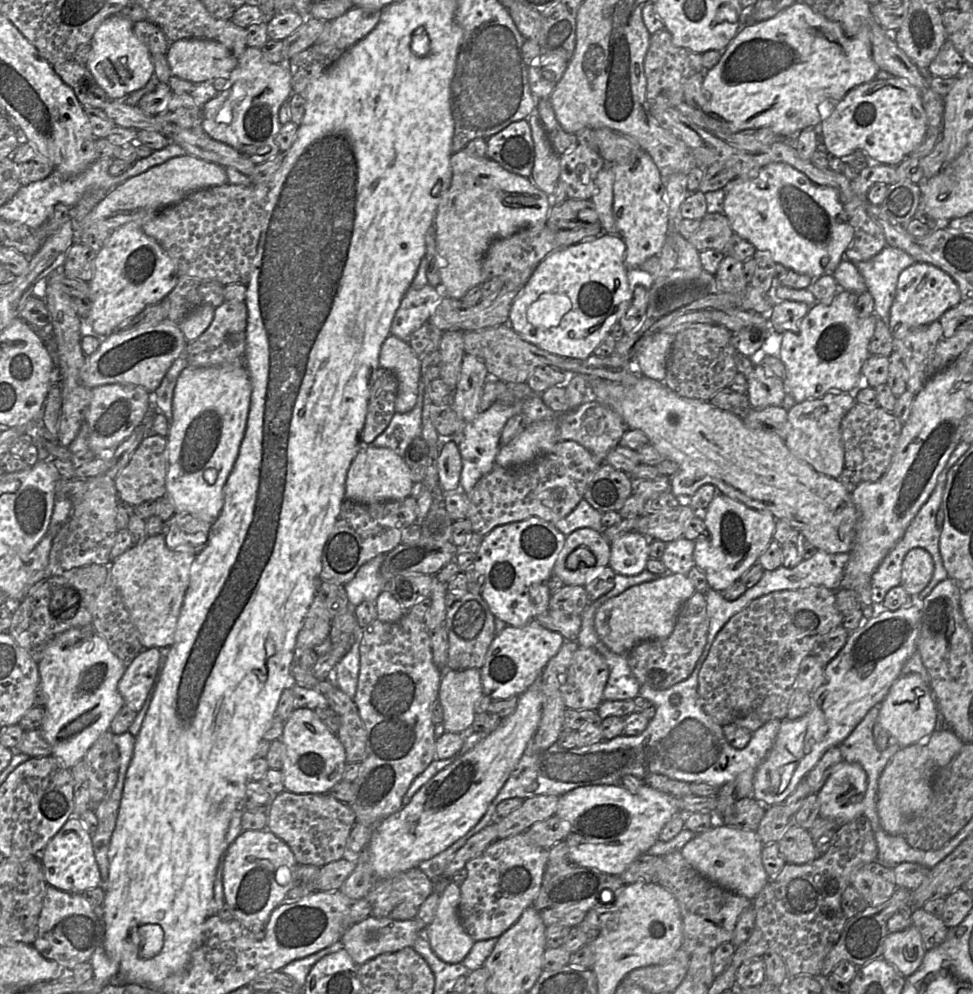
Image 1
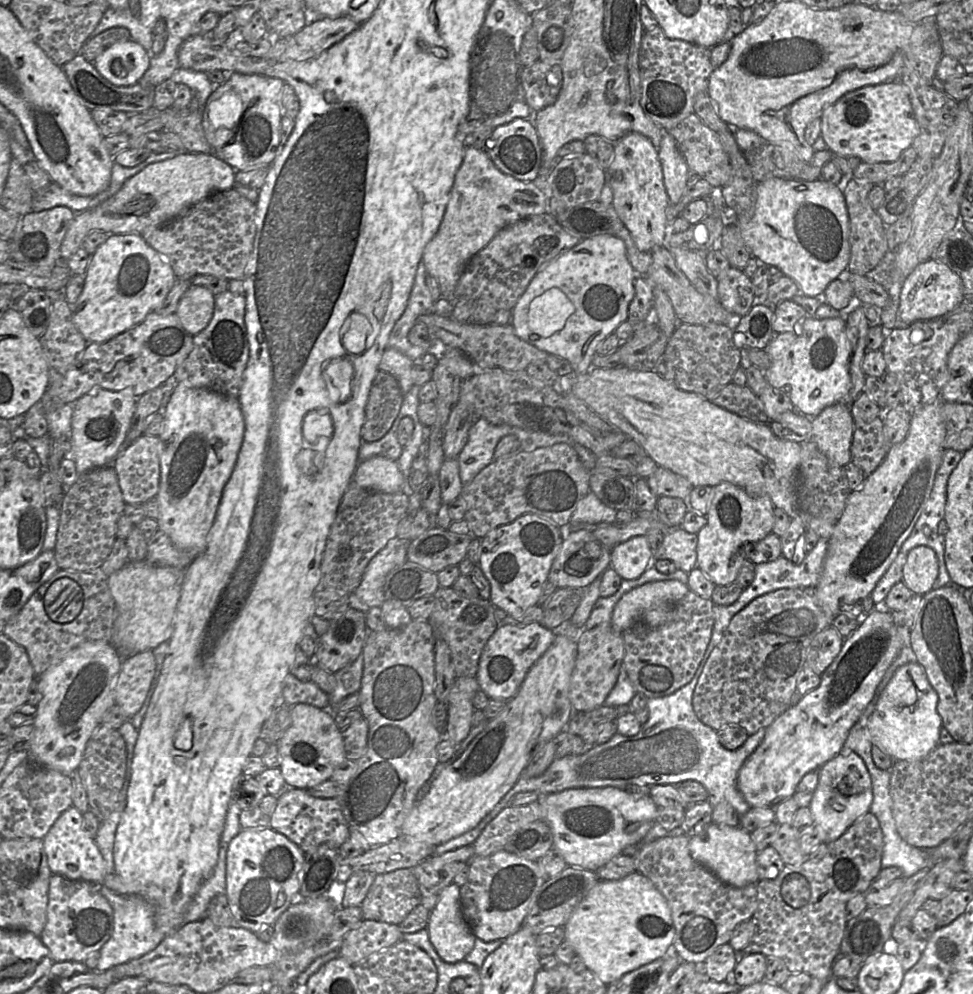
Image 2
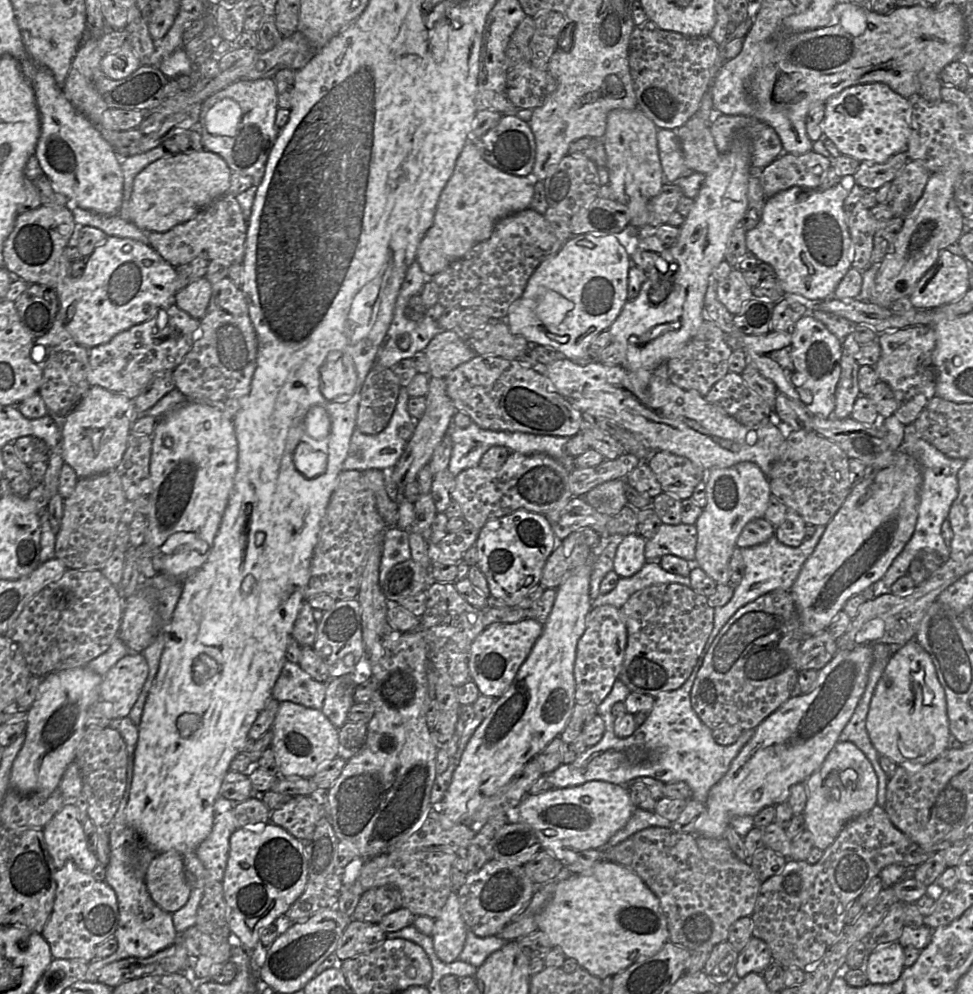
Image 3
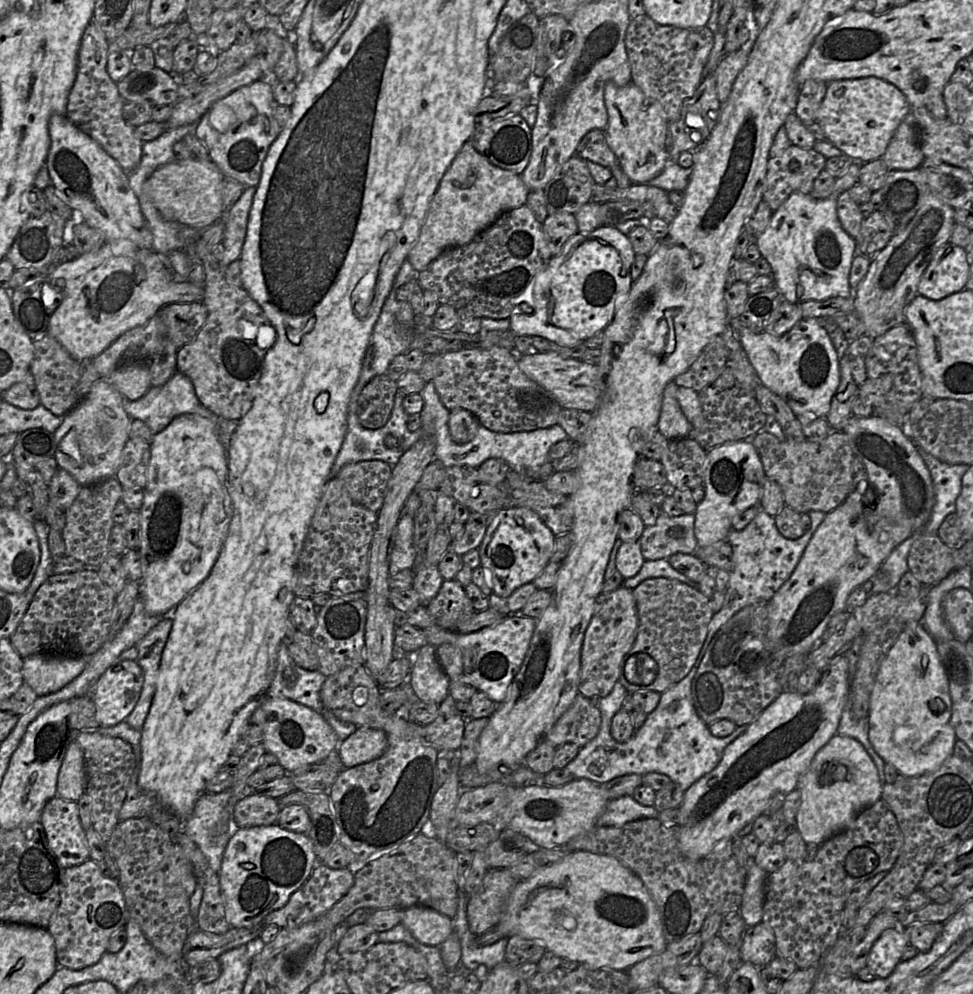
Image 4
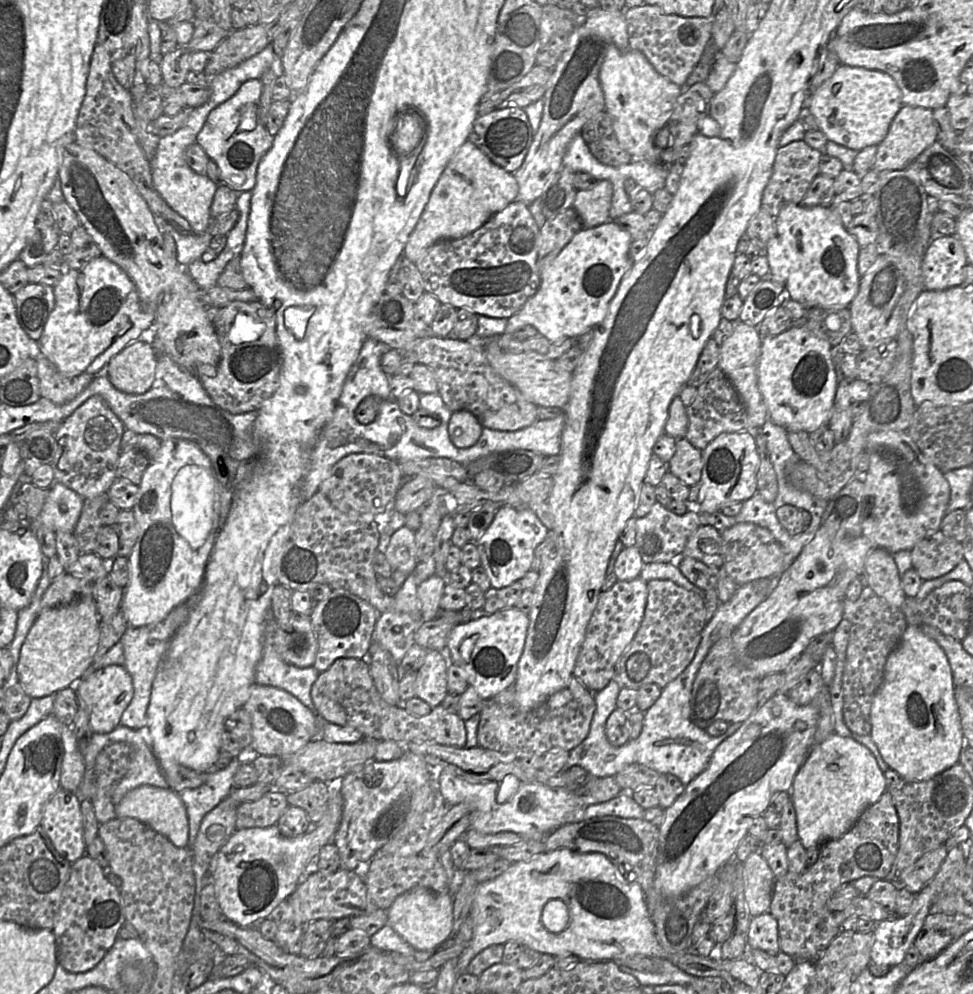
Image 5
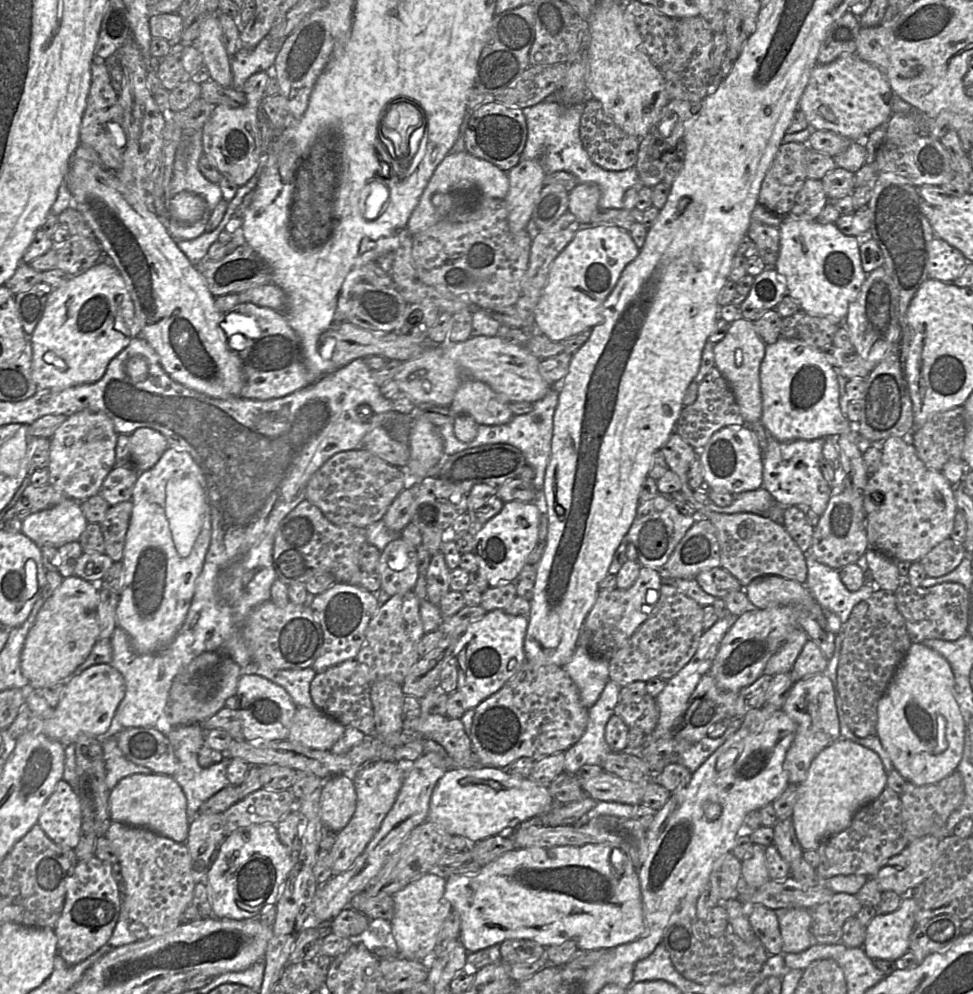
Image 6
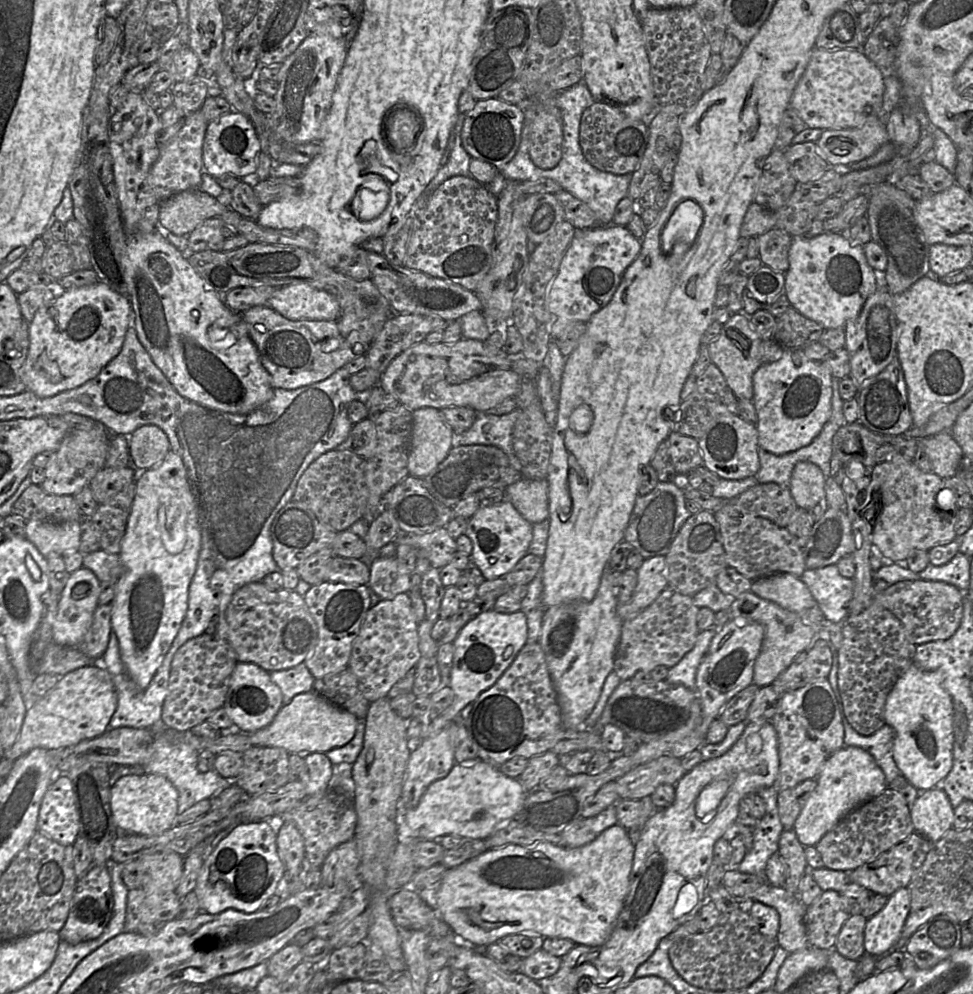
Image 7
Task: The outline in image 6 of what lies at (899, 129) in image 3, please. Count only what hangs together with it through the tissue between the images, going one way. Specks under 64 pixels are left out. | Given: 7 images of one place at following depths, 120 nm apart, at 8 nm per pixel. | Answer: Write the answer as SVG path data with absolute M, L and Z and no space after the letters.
M847 53L829 64L817 64L814 67L800 98L799 109L804 113L812 130L832 131L853 142L862 142L875 128L886 124L892 116L893 95L887 79L877 67L865 62L856 53Z

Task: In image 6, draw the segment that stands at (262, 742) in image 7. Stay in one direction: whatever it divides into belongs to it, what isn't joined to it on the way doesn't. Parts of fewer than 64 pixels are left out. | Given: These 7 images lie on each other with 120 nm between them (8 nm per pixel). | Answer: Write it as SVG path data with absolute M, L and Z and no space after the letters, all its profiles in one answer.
M298 707L287 740L315 750L331 750L346 727L317 708Z

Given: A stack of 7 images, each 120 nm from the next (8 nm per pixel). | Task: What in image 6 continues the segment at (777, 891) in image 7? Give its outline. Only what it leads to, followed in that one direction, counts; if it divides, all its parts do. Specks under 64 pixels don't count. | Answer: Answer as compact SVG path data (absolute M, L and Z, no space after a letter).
M780 908L775 910L783 940L782 954L799 953L814 943L811 932L810 910L805 908Z

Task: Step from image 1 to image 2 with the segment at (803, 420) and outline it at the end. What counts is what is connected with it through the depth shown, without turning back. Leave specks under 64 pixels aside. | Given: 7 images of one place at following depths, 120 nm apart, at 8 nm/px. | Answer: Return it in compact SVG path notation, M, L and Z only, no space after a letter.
M835 403L812 418L812 441L833 463L844 467L851 461L854 420L850 405Z

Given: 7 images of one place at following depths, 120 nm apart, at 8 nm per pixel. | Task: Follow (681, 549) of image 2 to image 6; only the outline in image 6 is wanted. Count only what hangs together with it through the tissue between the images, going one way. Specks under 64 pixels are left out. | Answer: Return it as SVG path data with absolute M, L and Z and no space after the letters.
M658 494L648 501L639 503L636 516L626 534L626 538L636 547L638 562L641 566L662 569L688 529L696 520L700 519L706 518L697 511L694 515L683 515L665 495Z

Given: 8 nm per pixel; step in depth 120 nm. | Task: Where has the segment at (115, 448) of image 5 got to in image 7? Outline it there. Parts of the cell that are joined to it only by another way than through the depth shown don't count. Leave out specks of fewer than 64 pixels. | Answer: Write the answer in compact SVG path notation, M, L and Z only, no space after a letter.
M71 429L59 448L52 453L45 468L45 480L40 486L50 494L75 496L106 467L108 449L109 439L103 432Z

